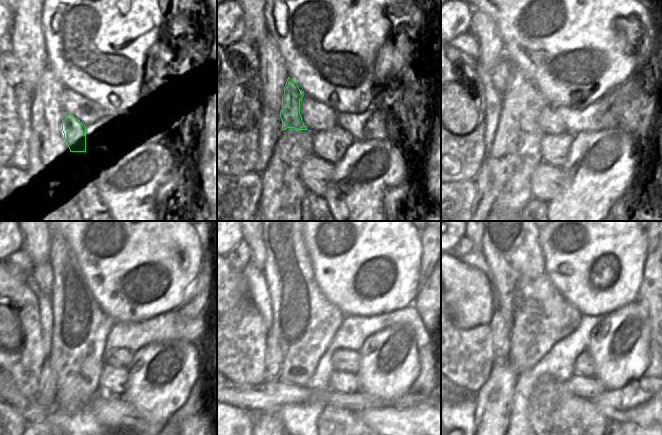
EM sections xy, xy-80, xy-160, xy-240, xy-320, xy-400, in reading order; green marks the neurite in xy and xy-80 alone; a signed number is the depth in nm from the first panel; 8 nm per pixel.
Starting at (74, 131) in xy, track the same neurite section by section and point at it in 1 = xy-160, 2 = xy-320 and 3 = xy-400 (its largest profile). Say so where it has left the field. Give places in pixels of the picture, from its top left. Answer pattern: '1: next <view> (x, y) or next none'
1: next xy-160 (500, 75)
2: next xy-320 (257, 247)
3: next xy-400 (477, 241)

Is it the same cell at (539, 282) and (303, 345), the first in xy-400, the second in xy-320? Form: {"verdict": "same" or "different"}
{"verdict": "same"}

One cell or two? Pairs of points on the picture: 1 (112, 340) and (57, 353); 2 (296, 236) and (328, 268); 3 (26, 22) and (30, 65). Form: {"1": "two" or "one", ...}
{"1": "two", "2": "two", "3": "one"}

